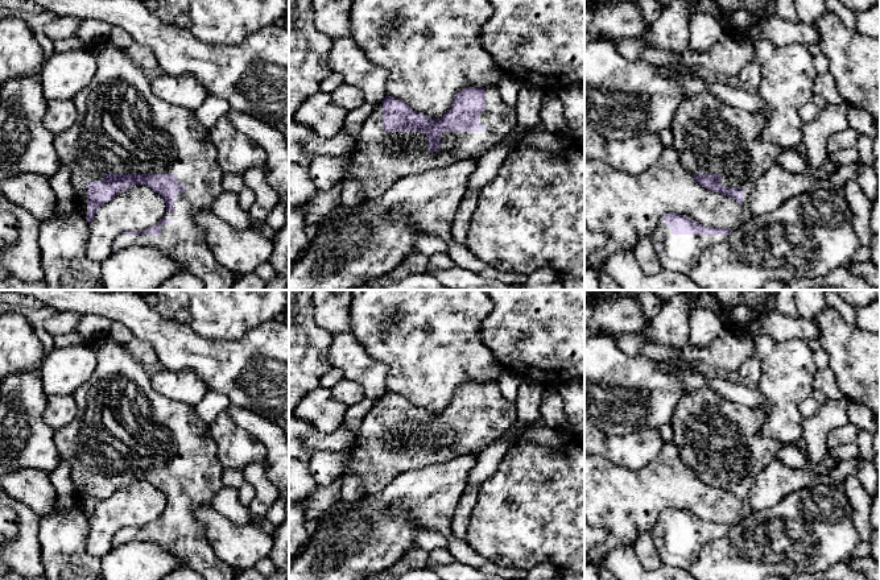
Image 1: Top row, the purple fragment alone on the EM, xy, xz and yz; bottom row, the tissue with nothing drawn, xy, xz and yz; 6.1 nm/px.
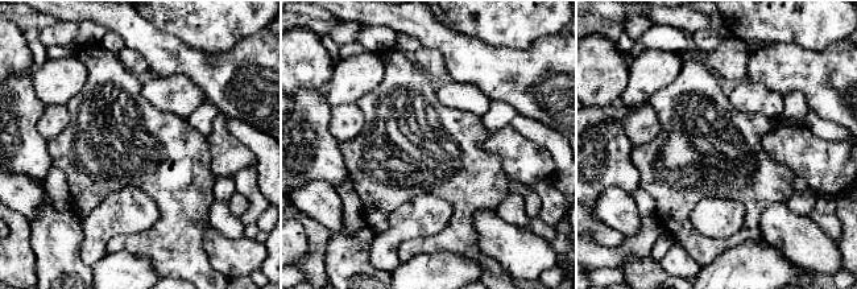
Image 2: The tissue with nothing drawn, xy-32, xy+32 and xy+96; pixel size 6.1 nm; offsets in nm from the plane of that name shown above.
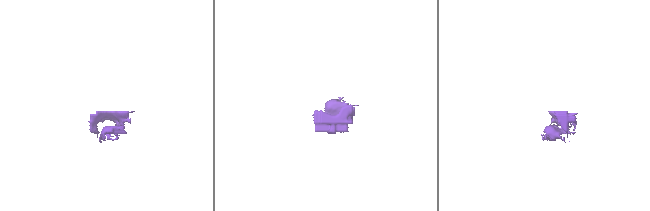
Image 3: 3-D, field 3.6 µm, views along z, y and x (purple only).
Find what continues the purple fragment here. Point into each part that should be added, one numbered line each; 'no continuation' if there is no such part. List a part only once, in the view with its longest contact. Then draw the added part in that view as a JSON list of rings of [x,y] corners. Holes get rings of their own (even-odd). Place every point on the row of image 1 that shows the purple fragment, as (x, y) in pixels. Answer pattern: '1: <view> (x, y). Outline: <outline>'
1: xz (380, 158). Outline: [[[496,86],[486,87],[486,109],[479,123],[486,127],[484,132],[443,132],[441,150],[431,152],[425,132],[384,132],[380,102],[361,125],[343,179],[359,181],[365,196],[373,199],[401,178],[446,167],[459,160],[479,158],[517,125],[515,105],[501,99]]]

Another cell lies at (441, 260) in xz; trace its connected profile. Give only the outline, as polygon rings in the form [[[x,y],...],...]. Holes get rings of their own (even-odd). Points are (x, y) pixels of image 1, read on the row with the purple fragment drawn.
[[[439,252],[429,257],[430,269],[450,269],[454,266],[454,261],[447,253]]]

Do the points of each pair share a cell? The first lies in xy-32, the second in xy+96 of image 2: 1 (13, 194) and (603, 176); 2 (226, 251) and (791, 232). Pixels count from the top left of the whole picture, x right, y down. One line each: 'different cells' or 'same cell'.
1: different cells
2: same cell

